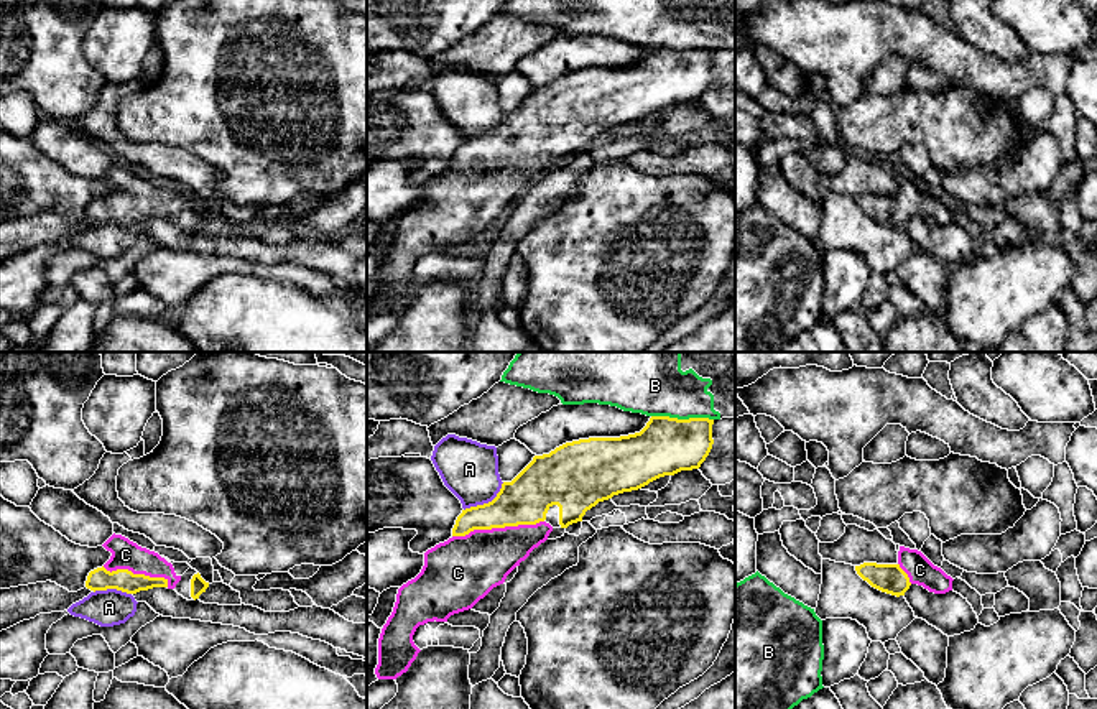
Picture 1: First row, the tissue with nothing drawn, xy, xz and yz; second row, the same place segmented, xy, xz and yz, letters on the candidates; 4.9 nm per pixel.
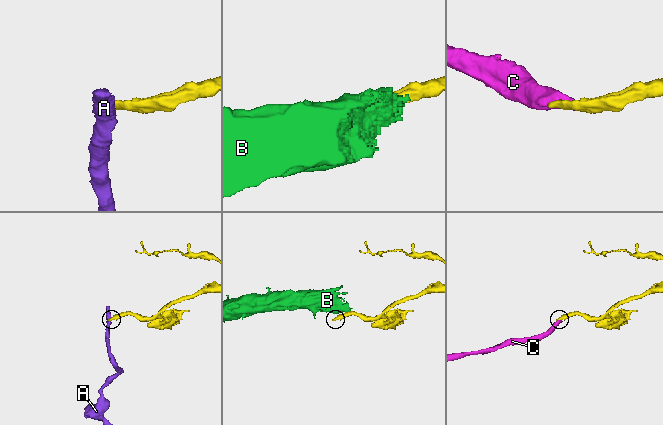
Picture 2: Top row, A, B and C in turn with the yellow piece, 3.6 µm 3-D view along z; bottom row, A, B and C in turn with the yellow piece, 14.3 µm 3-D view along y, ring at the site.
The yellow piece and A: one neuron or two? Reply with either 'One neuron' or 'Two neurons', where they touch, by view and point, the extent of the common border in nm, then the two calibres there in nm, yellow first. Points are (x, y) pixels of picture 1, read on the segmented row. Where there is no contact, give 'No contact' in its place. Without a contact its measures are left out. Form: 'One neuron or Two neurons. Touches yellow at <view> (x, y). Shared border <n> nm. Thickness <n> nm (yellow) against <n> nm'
Two neurons. Touches yellow at xz (486, 504). Shared border 240 nm. Thickness 240 nm (yellow) against 280 nm

